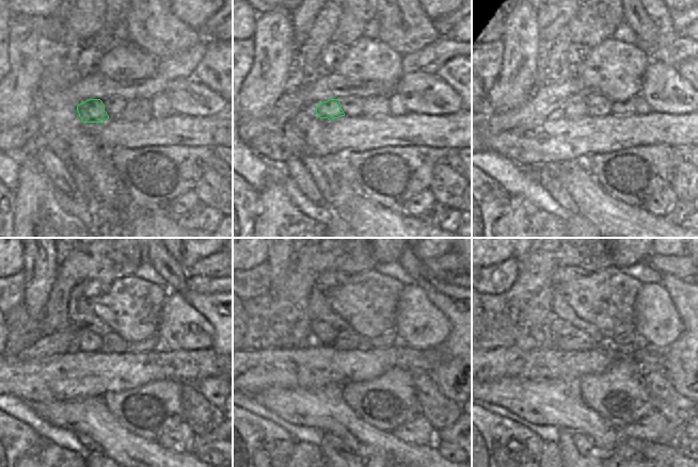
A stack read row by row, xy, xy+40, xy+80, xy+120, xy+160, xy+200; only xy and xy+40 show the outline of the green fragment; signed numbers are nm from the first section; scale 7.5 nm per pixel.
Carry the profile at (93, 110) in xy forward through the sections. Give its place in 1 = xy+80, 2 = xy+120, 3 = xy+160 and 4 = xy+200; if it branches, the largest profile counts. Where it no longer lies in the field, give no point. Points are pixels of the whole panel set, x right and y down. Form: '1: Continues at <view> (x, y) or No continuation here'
1: Continues at xy+80 (574, 107)
2: Continues at xy+120 (86, 340)
3: Continues at xy+160 (324, 335)
4: Continues at xy+200 (559, 328).

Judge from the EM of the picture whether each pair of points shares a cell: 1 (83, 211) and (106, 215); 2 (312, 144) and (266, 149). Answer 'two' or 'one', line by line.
1: two
2: one

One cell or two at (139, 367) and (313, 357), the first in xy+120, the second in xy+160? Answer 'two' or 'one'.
one

